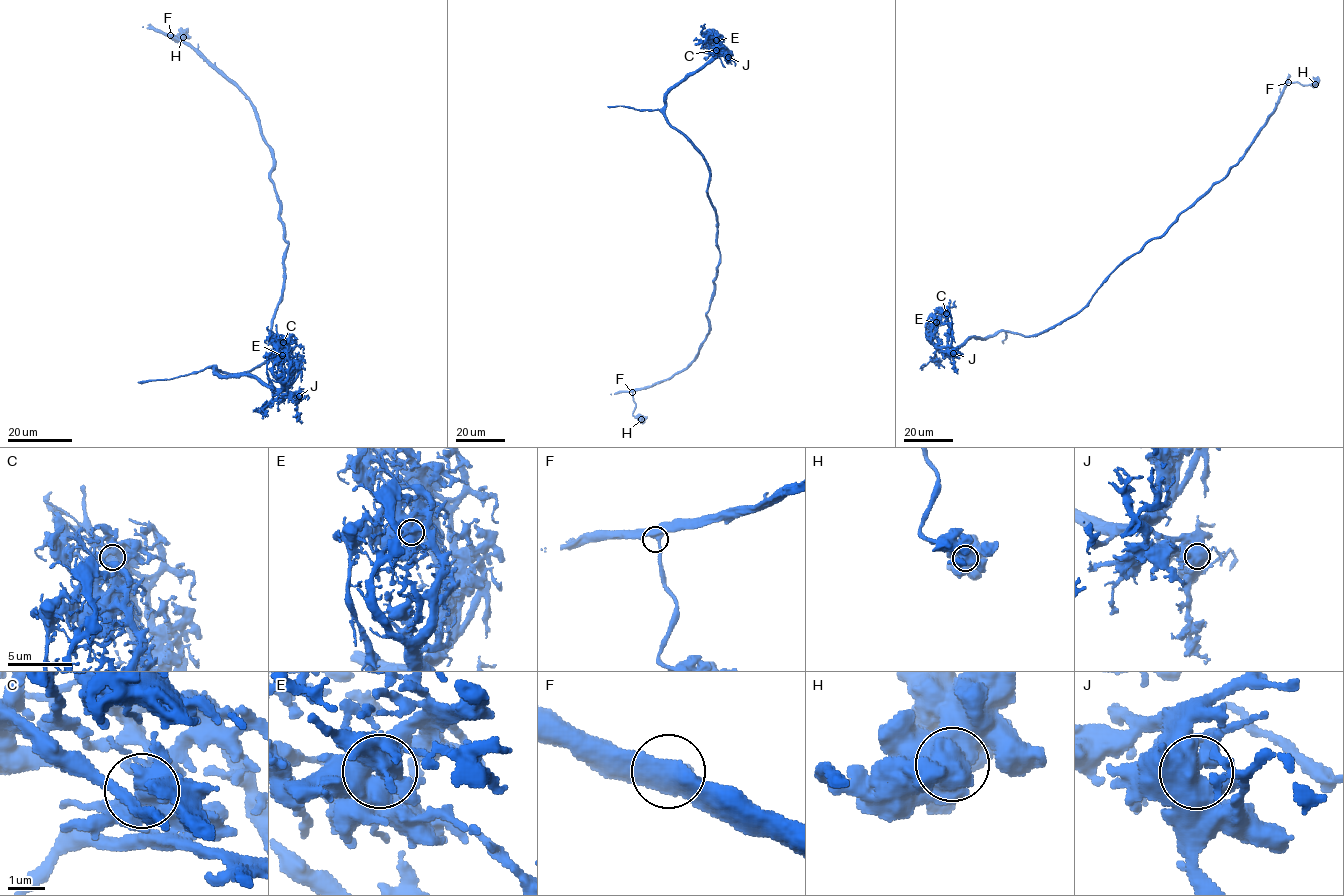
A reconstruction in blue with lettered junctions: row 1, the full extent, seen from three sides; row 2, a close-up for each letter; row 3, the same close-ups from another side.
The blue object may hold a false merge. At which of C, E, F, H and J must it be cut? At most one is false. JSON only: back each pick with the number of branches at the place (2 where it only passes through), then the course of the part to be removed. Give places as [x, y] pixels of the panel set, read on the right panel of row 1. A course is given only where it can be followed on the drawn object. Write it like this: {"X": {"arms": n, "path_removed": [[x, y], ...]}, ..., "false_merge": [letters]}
{"false_merge": []}

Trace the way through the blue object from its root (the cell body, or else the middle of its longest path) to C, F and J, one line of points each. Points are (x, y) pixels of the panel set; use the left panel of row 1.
C: (283, 268), (273, 352), (249, 371), (216, 371), (252, 375), (283, 388), (289, 382), (283, 342)
F: (283, 268), (287, 241), (270, 177), (273, 153), (260, 132), (257, 114), (234, 84), (170, 35)
J: (283, 268), (273, 352), (243, 372), (214, 367), (222, 375), (252, 375), (299, 397)

